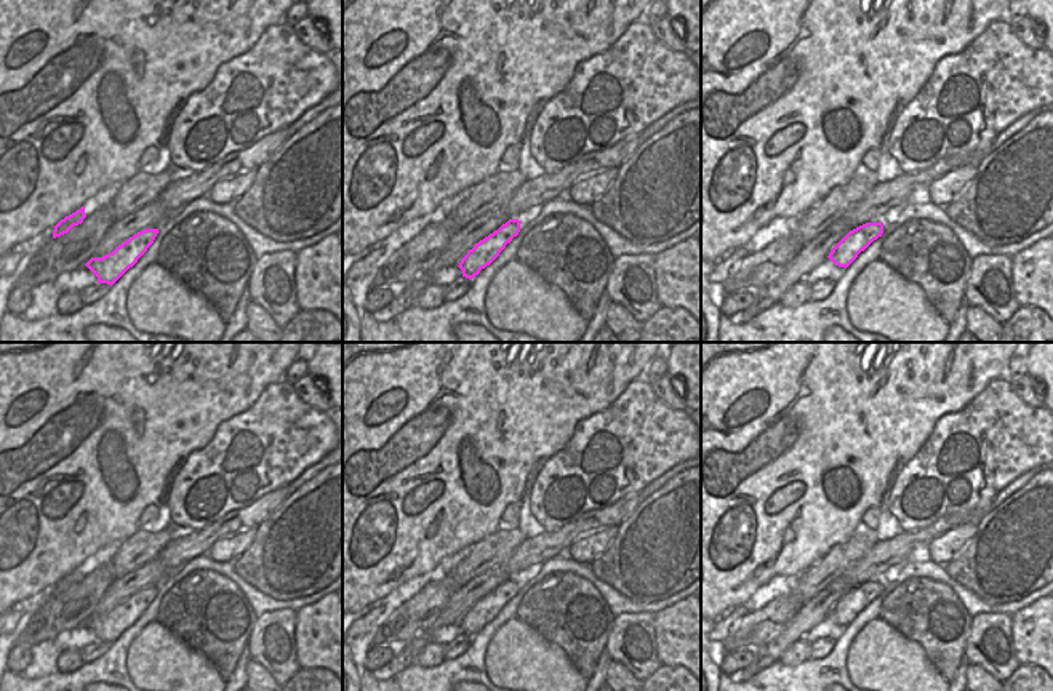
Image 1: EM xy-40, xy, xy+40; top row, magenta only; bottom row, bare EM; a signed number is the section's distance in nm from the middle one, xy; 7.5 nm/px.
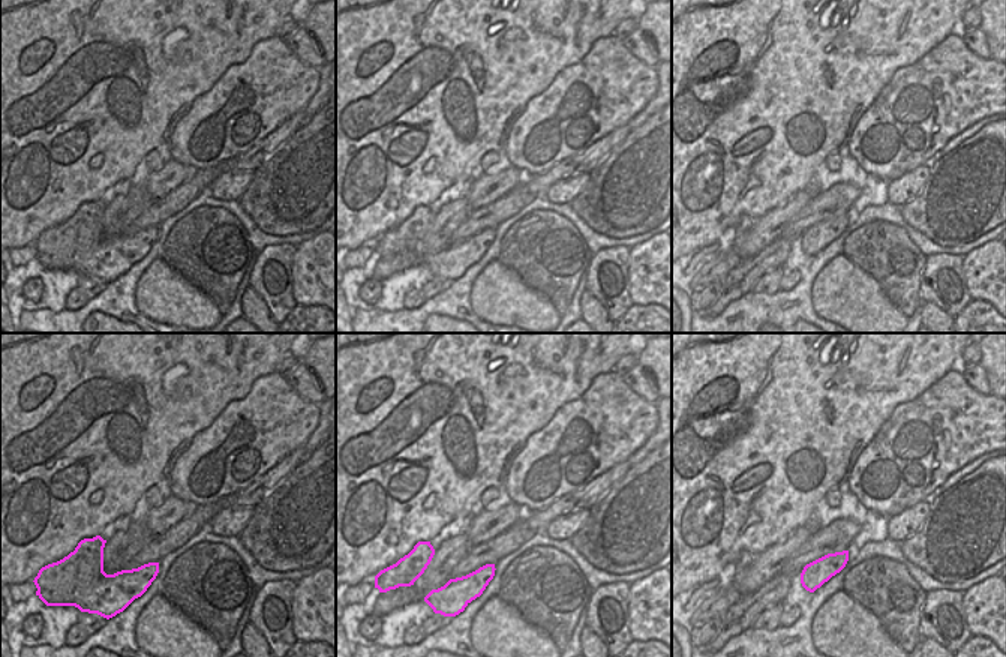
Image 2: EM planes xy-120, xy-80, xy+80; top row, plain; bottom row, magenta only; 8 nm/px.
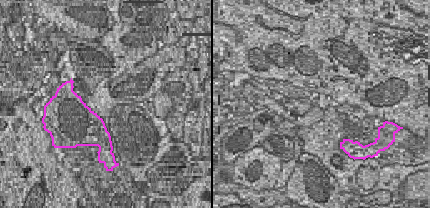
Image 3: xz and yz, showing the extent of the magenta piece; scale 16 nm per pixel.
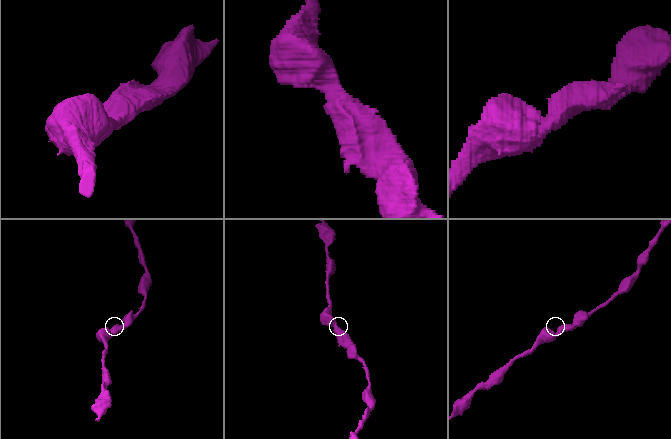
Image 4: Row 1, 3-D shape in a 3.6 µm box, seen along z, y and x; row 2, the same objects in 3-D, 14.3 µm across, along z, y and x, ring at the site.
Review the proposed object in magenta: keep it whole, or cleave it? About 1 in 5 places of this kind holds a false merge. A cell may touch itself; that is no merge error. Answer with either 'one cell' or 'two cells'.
one cell

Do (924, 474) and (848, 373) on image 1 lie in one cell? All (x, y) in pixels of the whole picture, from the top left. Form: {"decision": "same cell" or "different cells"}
{"decision": "different cells"}

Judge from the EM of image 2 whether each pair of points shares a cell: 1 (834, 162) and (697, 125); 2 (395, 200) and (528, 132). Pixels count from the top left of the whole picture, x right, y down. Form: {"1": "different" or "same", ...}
{"1": "different", "2": "different"}

